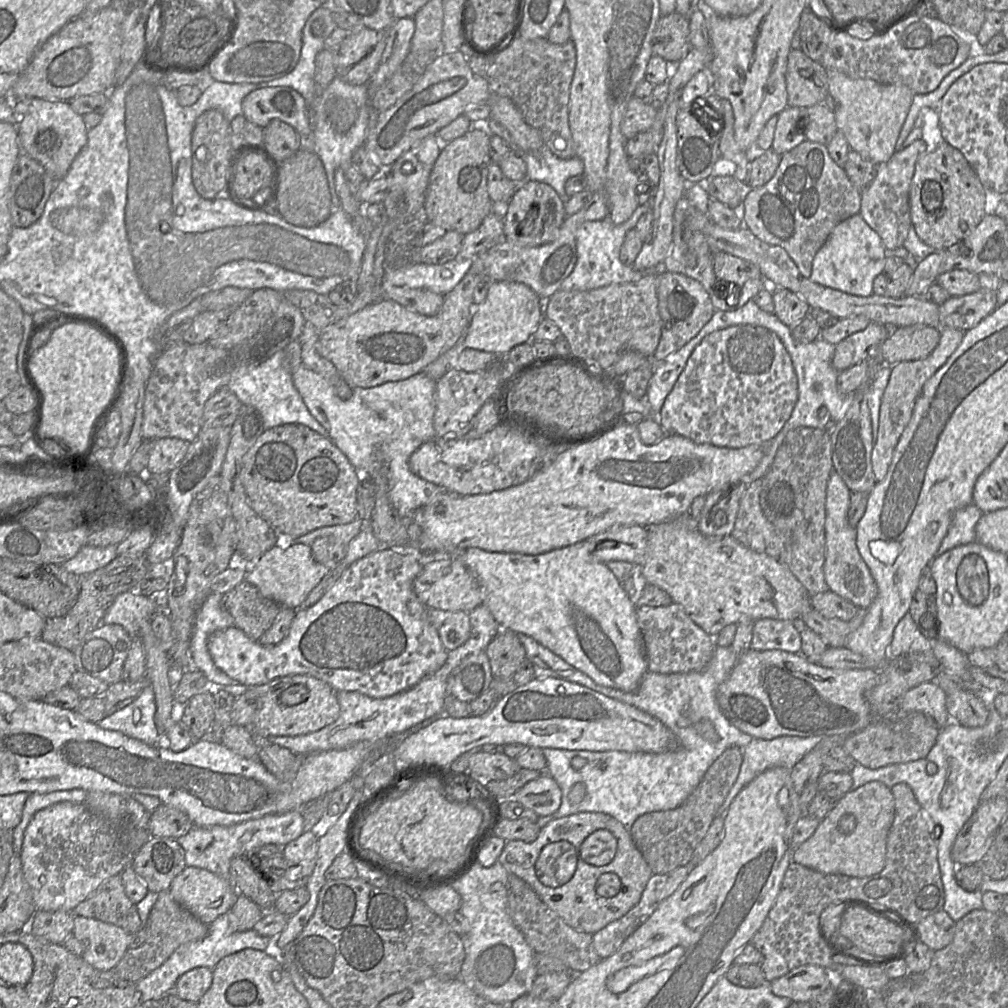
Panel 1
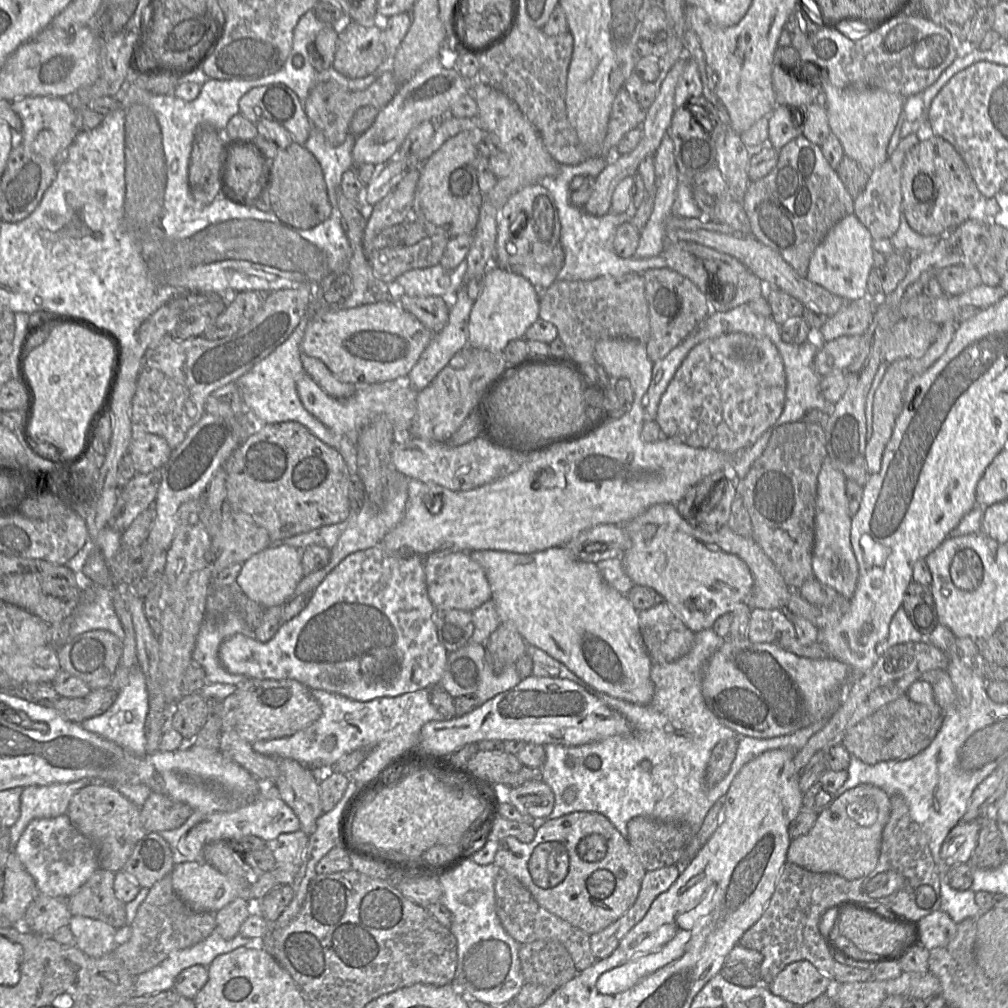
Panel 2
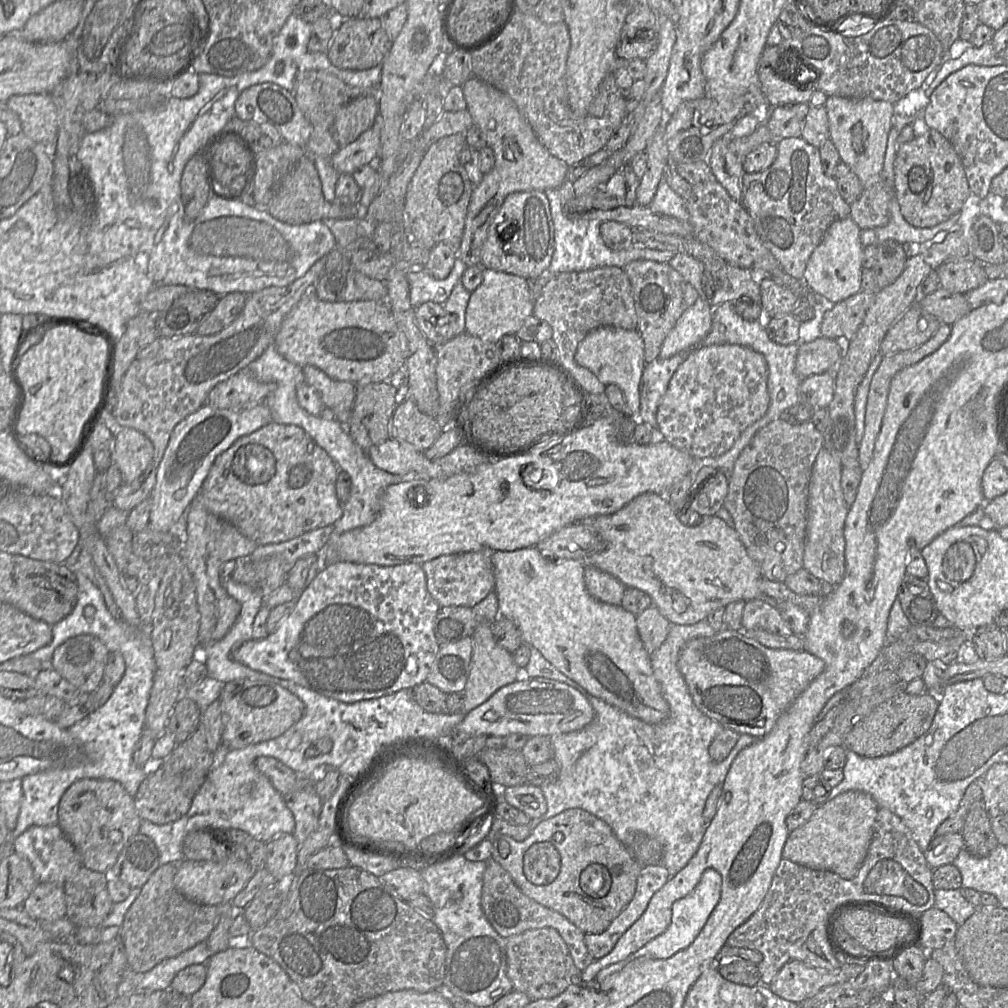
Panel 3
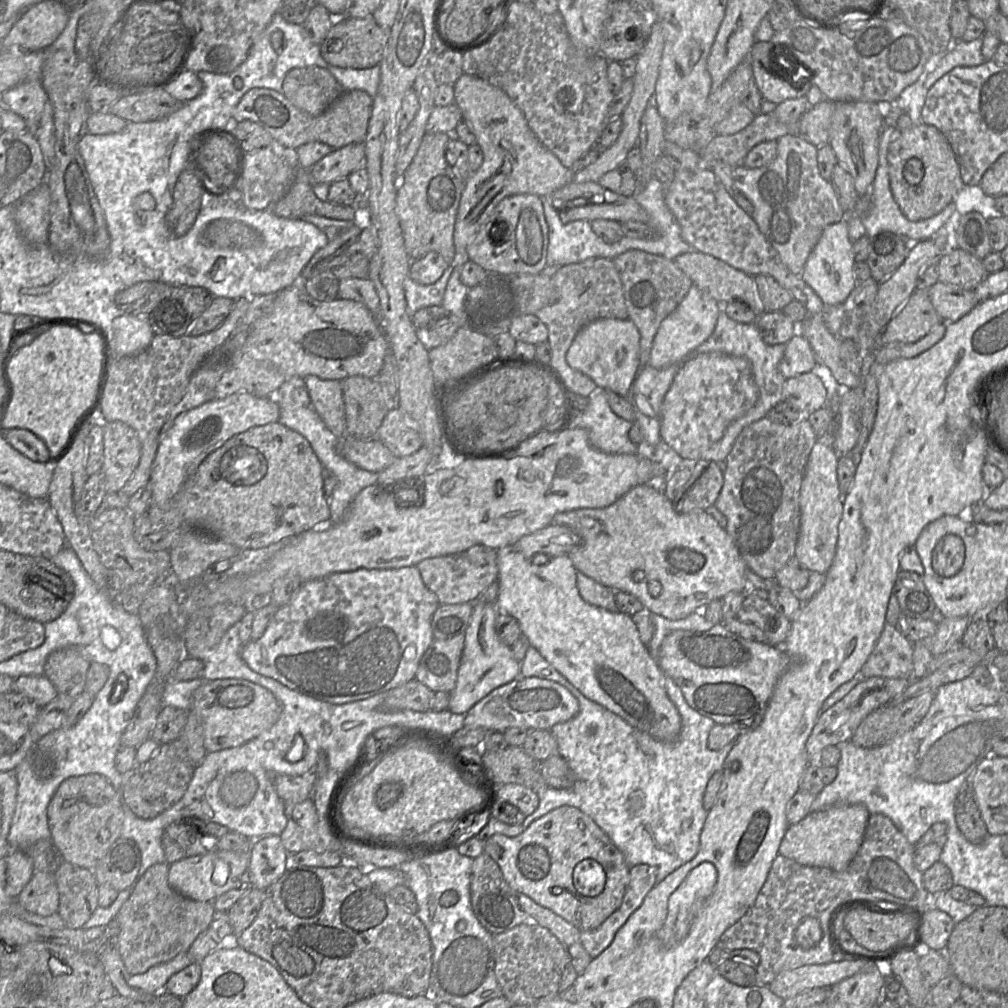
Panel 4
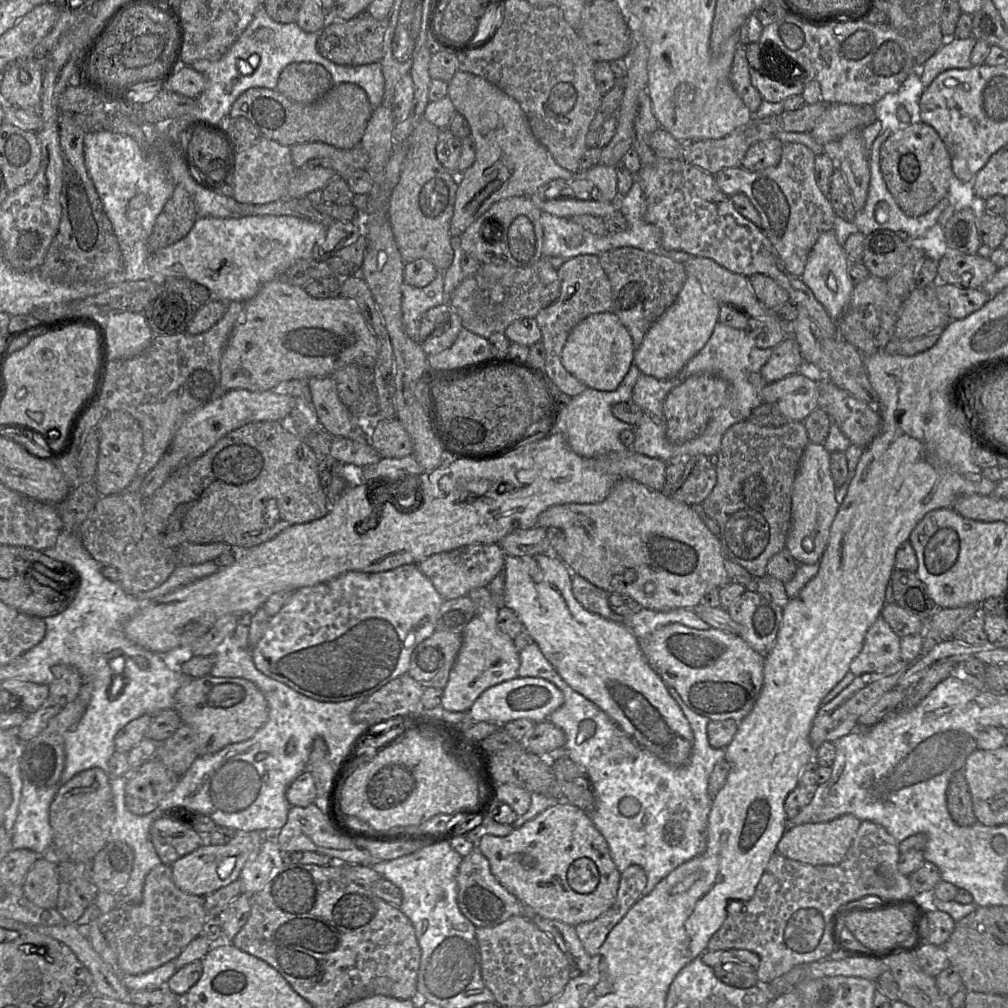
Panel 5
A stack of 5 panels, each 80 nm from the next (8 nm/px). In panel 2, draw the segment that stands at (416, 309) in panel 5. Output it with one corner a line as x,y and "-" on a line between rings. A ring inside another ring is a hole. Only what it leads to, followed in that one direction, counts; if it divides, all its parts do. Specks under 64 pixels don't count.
464,259
456,268
445,269
439,263
434,266
408,270
390,284
390,299
398,301
403,294
415,297
453,297
464,283
467,262

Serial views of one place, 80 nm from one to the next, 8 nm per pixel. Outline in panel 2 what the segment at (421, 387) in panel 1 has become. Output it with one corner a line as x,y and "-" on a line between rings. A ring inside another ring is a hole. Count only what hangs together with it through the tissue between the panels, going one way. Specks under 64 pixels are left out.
307,373
296,381
298,396
305,407
315,418
337,435
346,436
356,443
360,431
378,416
387,417
394,428
396,438
410,438
410,427
416,414
417,395
409,379
398,377
395,380
358,386
356,392
348,398
338,399
328,395

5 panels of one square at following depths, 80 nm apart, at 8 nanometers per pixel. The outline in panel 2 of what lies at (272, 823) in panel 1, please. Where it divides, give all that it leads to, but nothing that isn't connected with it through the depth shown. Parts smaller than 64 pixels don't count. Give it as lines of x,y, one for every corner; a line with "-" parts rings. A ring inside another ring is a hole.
259,781
259,795
251,803
232,812
206,813
193,810
180,827
159,832
170,845
175,865
185,862
203,862
205,845
216,841
231,841
244,836
256,836
273,842
285,833
301,831
301,824
294,811
281,799
274,781

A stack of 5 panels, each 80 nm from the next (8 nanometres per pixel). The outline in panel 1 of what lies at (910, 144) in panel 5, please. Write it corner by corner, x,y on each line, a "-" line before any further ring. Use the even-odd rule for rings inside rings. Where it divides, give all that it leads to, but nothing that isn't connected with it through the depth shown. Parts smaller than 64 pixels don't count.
947,141
917,161
910,190
913,228
935,250
946,249
970,234
986,216
986,189
964,155

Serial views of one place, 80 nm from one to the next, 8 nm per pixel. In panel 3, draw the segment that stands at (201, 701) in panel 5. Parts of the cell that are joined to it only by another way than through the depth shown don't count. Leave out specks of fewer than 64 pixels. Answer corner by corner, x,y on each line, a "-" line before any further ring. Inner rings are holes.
239,679
226,682
219,699
224,713
221,744
235,750
277,738
297,723
305,713
304,703
293,693
271,682

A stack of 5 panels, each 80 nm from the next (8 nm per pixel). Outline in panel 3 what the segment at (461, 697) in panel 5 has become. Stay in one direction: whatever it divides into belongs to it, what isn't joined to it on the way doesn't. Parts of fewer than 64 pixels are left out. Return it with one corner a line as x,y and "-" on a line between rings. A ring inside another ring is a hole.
487,622
479,623
473,631
472,641
472,656
469,676
464,688
465,700
462,713
470,712
487,701
498,689
515,682
523,675
523,670
514,662
512,653
495,642
492,634
492,624

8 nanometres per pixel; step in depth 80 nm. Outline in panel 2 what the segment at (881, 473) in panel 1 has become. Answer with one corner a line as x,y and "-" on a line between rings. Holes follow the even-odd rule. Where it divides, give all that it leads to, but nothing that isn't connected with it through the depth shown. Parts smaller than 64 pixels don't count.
947,322
941,326
941,332
936,341
920,358
904,358
889,364
887,371
875,392
872,410
872,436
867,440
865,459
869,475
876,474
881,469
884,450
889,443
896,420
903,409
903,395
908,383
928,370
947,350
956,332
956,324

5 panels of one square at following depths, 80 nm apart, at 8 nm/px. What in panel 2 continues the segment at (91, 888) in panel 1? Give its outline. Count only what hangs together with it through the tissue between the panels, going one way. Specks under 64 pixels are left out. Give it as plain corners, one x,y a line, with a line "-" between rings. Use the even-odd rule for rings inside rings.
67,814
32,820
16,845
15,854
33,877
38,893
50,897
68,898
100,868
96,843
83,835

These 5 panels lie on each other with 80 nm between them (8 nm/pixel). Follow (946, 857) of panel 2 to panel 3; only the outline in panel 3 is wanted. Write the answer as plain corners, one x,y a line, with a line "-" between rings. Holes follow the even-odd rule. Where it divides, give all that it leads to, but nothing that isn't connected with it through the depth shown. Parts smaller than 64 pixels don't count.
961,833
935,836
924,852
925,859
932,869
953,864
961,850
965,849

